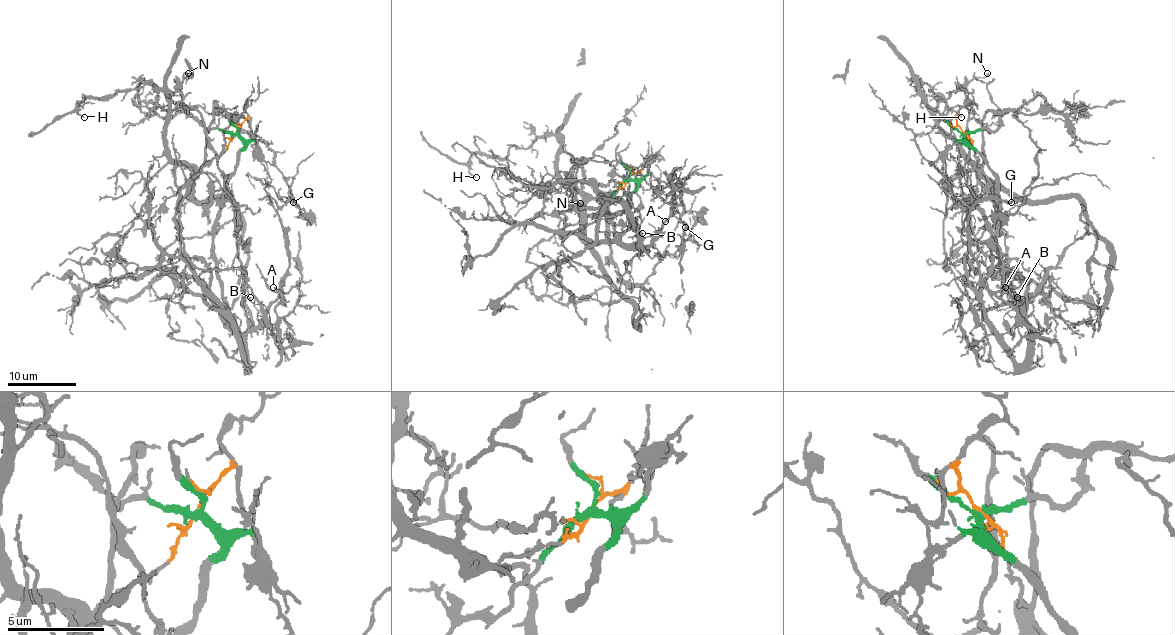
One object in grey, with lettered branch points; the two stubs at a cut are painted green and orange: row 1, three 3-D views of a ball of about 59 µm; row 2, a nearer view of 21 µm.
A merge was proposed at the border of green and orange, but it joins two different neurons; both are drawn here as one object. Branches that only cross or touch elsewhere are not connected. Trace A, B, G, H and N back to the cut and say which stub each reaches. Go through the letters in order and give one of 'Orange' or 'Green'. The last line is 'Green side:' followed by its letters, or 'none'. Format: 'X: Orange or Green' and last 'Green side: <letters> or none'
A: Green
B: Green
G: Green
H: Orange
N: Orange
Green side: A, B, G

